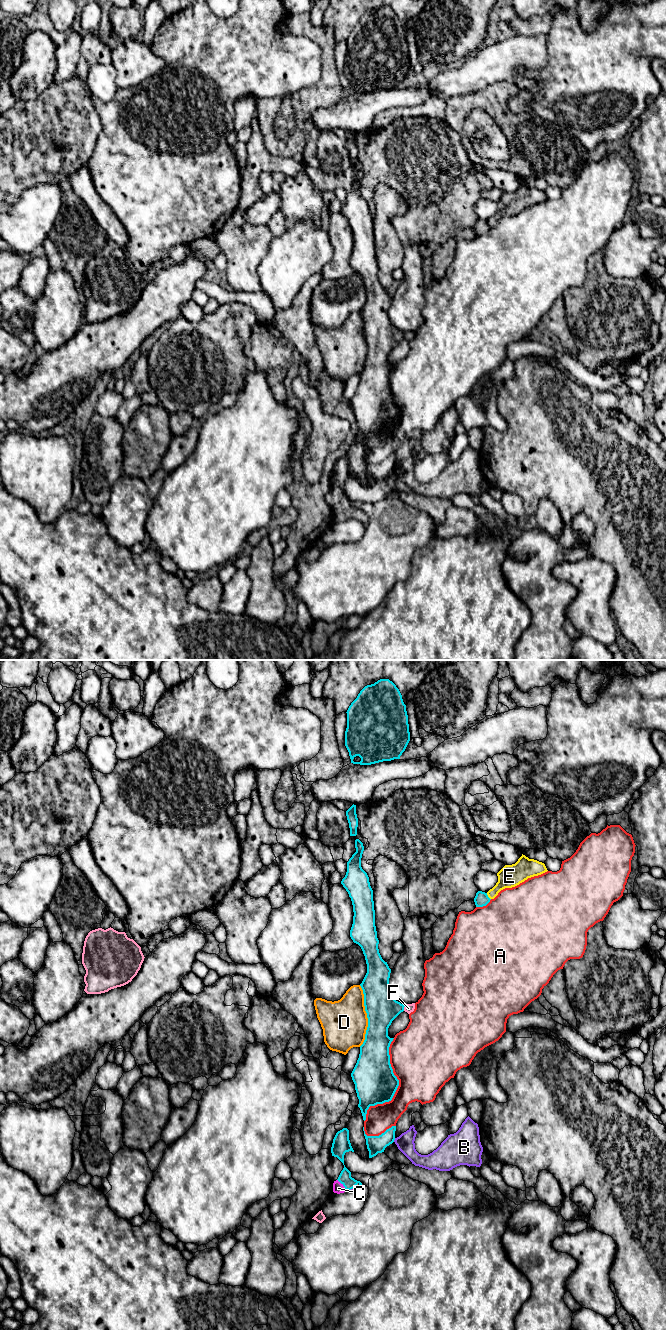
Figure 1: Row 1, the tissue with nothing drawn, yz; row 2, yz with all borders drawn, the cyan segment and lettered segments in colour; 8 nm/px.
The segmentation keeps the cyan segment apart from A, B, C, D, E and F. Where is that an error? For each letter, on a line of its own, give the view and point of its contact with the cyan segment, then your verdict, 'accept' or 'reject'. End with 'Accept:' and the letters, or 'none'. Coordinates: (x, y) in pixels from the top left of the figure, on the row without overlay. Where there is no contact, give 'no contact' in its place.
A: meets cyan in yz at (397, 415); reject
B: meets cyan in yz at (394, 467); reject
C: meets cyan in yz at (343, 513); accept
D: meets cyan in yz at (367, 344); reject
E: meets cyan in yz at (487, 224); reject
F: meets cyan in yz at (403, 336); reject
Accept: C

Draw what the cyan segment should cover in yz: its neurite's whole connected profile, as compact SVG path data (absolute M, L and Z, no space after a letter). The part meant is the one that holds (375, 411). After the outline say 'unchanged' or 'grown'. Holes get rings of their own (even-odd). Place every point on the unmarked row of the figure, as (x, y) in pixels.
M359 167L355 168L355 176L341 212L353 233L350 265L361 275L367 292L367 301L360 314L368 355L351 401L359 427L358 435L365 449L369 435L391 429L399 414L390 392L389 375L394 366L388 364L388 356L404 339L405 333L396 329L389 319L391 297L378 277L373 218L367 201L361 195L364 174Z; unchanged

